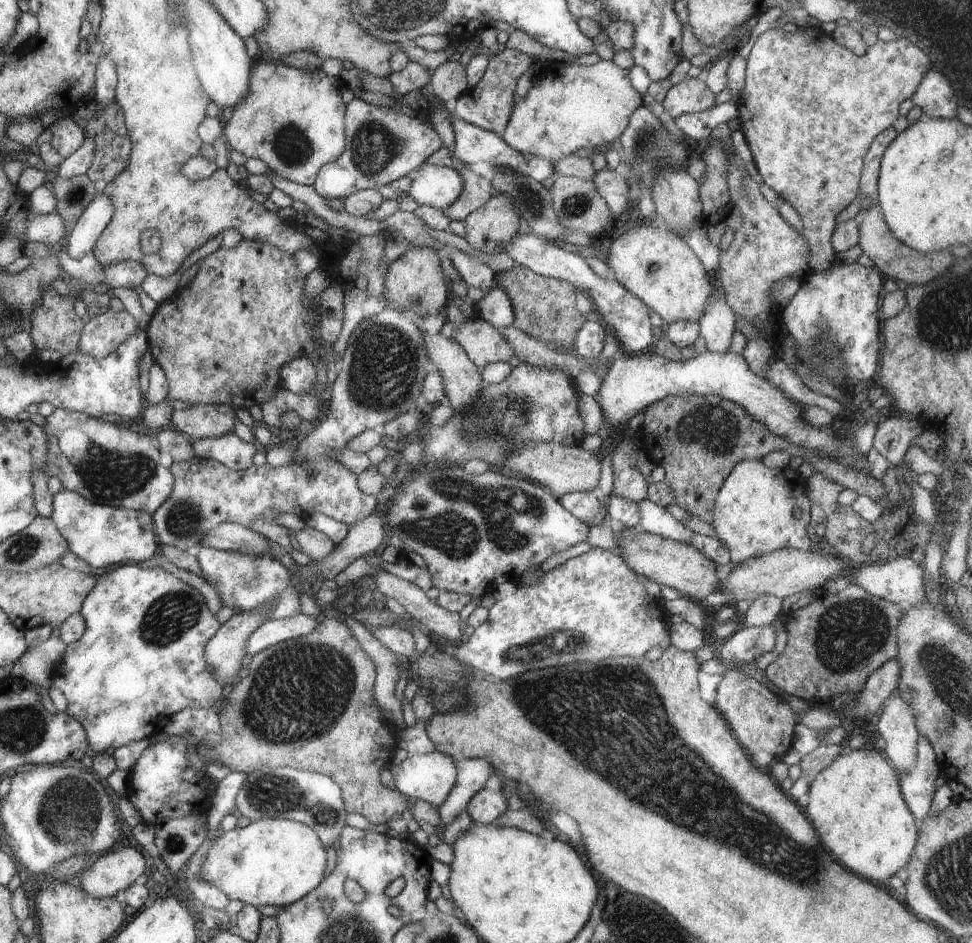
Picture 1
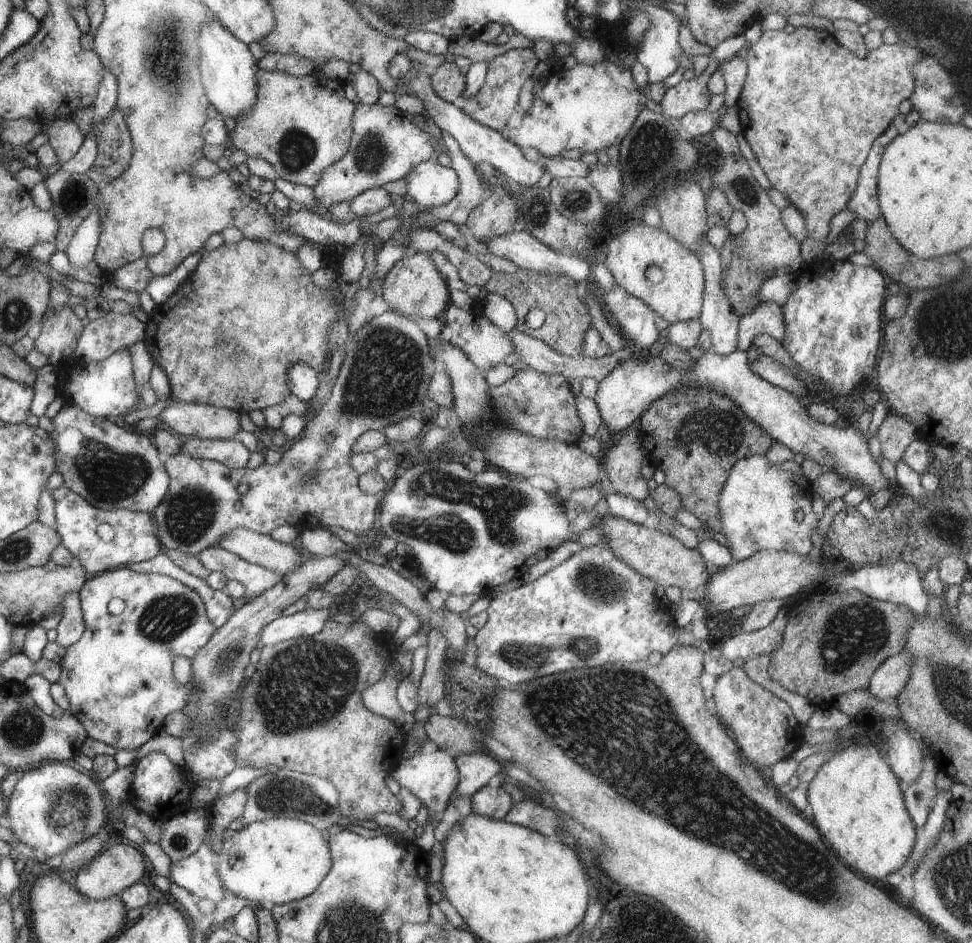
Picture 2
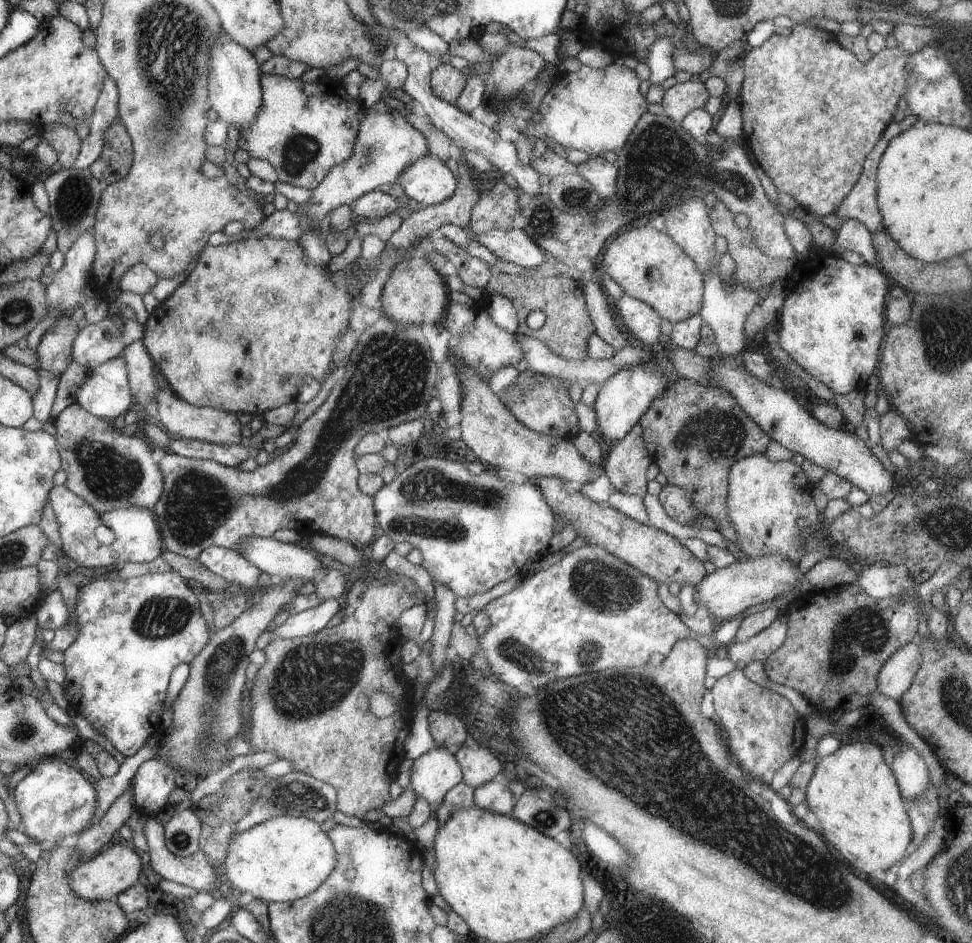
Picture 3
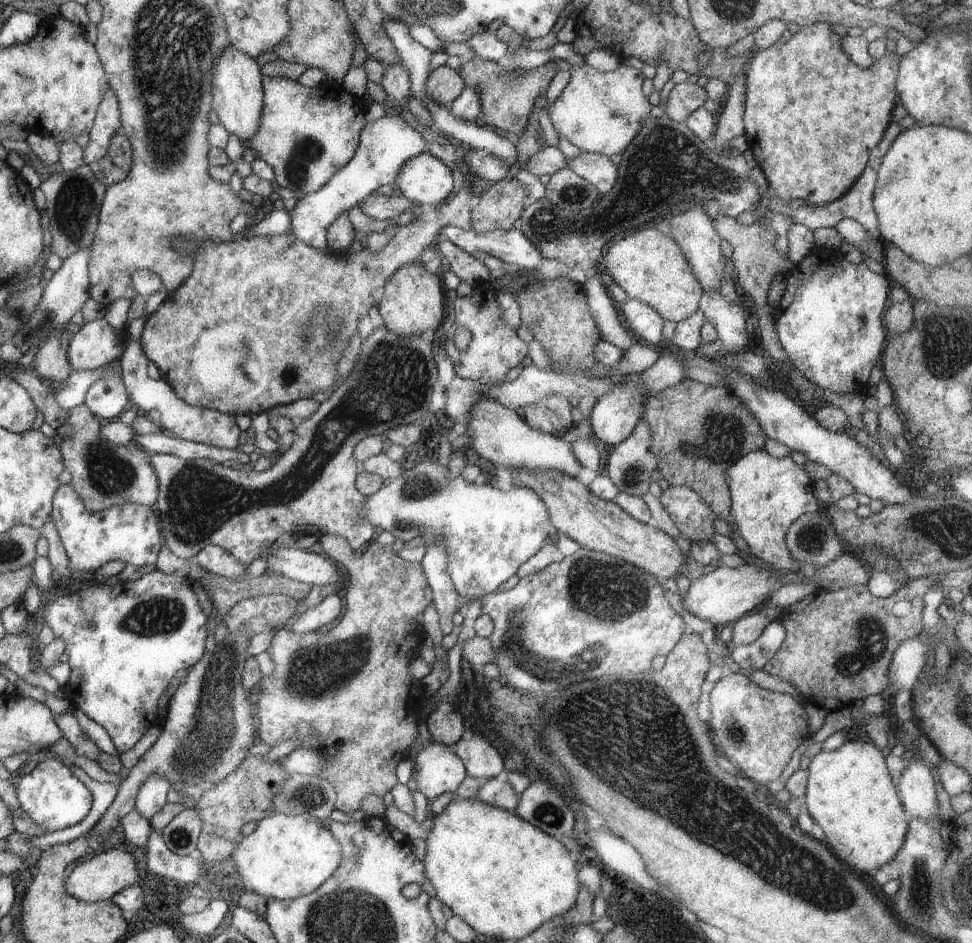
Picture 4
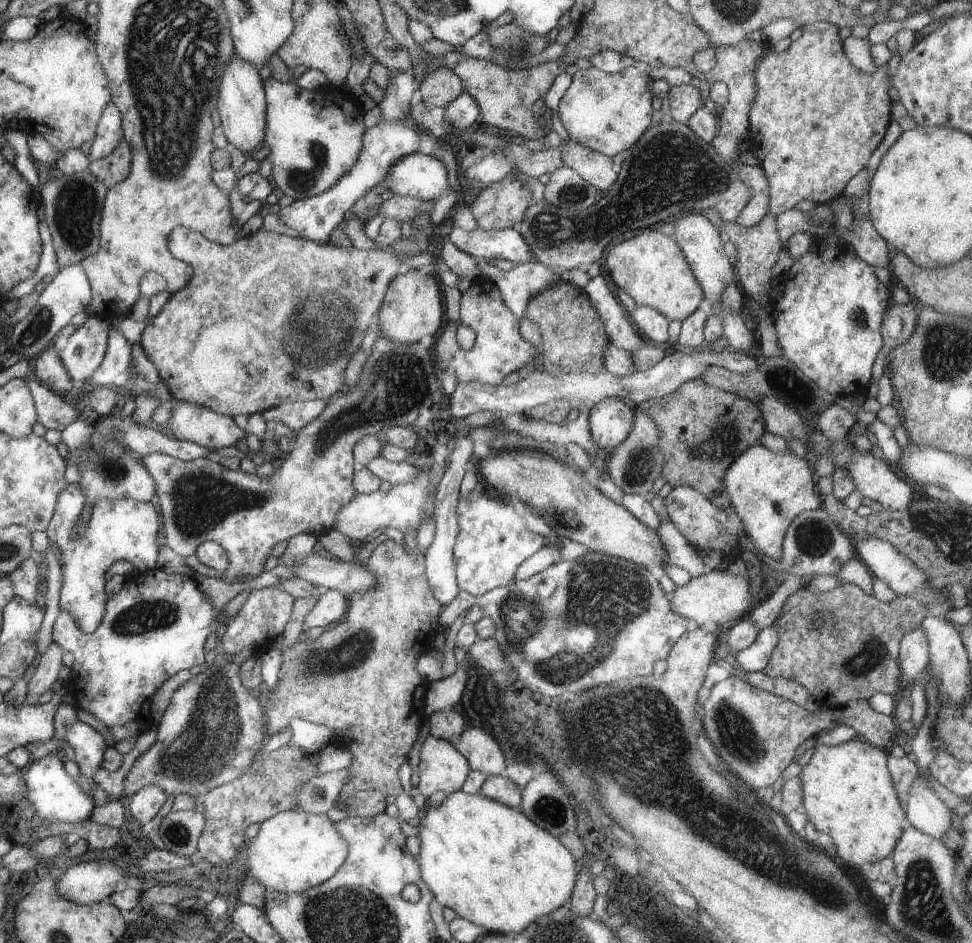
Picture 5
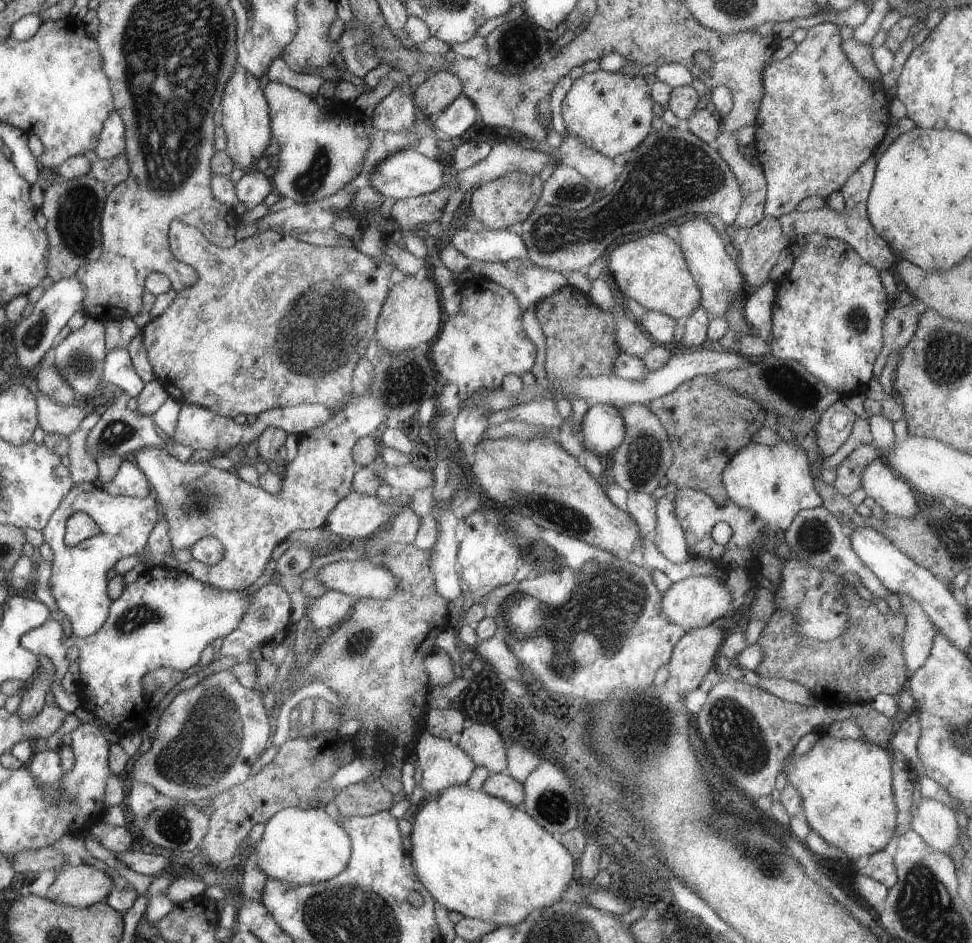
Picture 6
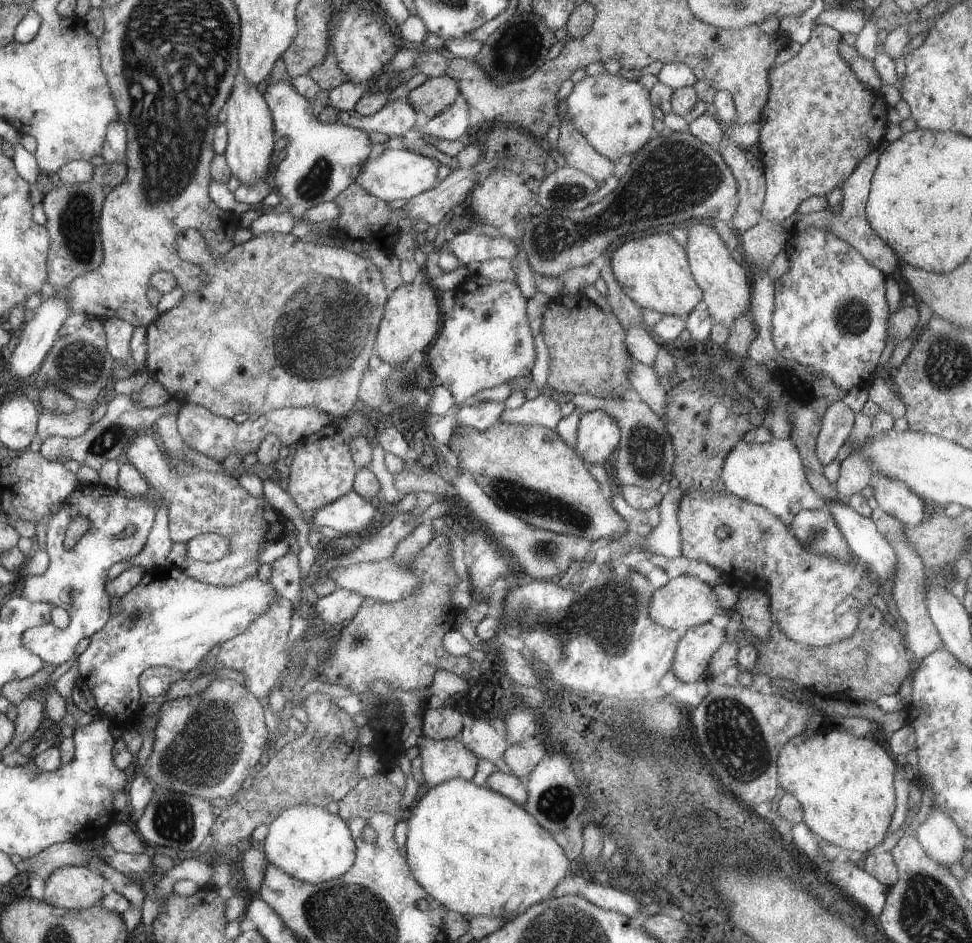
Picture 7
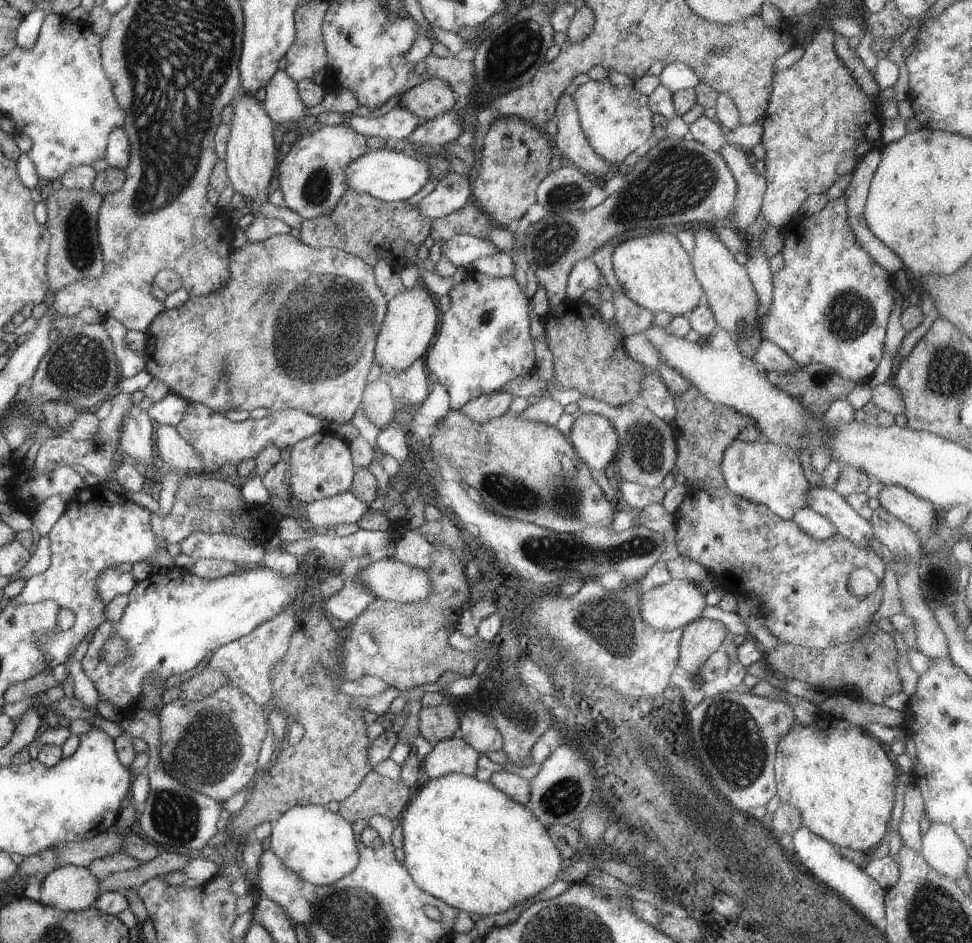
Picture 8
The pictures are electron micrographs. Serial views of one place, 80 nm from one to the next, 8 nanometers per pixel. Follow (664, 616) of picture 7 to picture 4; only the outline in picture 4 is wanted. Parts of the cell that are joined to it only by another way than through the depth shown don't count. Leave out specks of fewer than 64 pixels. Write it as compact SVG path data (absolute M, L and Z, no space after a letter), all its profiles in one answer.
M749 563L738 568L720 566L693 580L682 598L682 603L690 614L694 614L710 624L724 626L733 624L742 618L742 615L754 612L769 602L772 594L780 586L781 583L775 573L768 572L767 568L760 568L758 565Z

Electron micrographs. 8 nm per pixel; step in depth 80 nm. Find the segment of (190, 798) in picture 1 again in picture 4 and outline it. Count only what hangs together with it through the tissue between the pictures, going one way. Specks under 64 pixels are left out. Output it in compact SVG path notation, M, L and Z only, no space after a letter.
M151 774L141 789L138 791L135 802L136 812L146 820L150 820L154 814L158 814L166 802L166 795L171 788L172 782L164 775Z

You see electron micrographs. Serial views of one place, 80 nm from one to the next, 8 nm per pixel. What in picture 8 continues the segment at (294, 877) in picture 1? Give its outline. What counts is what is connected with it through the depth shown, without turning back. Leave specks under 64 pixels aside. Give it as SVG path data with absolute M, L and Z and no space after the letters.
M320 805L292 807L272 824L269 848L300 878L316 886L333 885L360 862L360 841L353 825L340 813Z

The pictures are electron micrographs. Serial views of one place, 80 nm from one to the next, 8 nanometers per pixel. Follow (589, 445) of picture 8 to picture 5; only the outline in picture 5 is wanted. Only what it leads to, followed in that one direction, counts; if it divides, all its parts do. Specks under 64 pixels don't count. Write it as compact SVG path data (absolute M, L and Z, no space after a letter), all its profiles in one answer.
M616 397L590 404L587 420L594 444L613 449L622 444L632 428L636 411L636 407Z

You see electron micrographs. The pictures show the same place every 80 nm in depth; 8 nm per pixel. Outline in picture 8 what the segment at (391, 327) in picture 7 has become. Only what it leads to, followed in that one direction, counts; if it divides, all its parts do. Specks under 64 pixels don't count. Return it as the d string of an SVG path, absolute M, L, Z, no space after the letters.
M418 283L412 289L400 291L387 301L386 316L375 344L374 362L378 364L382 374L384 371L388 373L386 380L406 371L413 362L427 353L438 324L438 311L430 296L431 292L422 283Z

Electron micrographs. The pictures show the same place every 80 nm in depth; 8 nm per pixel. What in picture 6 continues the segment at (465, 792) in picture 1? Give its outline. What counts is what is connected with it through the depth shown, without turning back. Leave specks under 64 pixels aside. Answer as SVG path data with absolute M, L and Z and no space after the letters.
M475 722L470 728L462 729L462 732L454 734L451 740L456 743L468 756L474 760L476 766L485 766L492 773L502 773L507 765L507 750L504 740L498 733L498 729L491 724Z

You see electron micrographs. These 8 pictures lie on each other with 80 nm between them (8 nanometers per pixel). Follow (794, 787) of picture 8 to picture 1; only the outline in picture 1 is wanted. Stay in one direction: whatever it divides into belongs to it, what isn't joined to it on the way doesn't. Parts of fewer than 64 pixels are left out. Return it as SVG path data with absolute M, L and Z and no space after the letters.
M872 745L836 757L810 783L809 803L804 810L814 830L818 832L822 846L830 850L830 854L842 866L846 866L862 878L874 880L876 884L888 882L888 878L894 876L910 861L920 833L919 824L904 800L898 772L888 761L882 757L880 750Z

